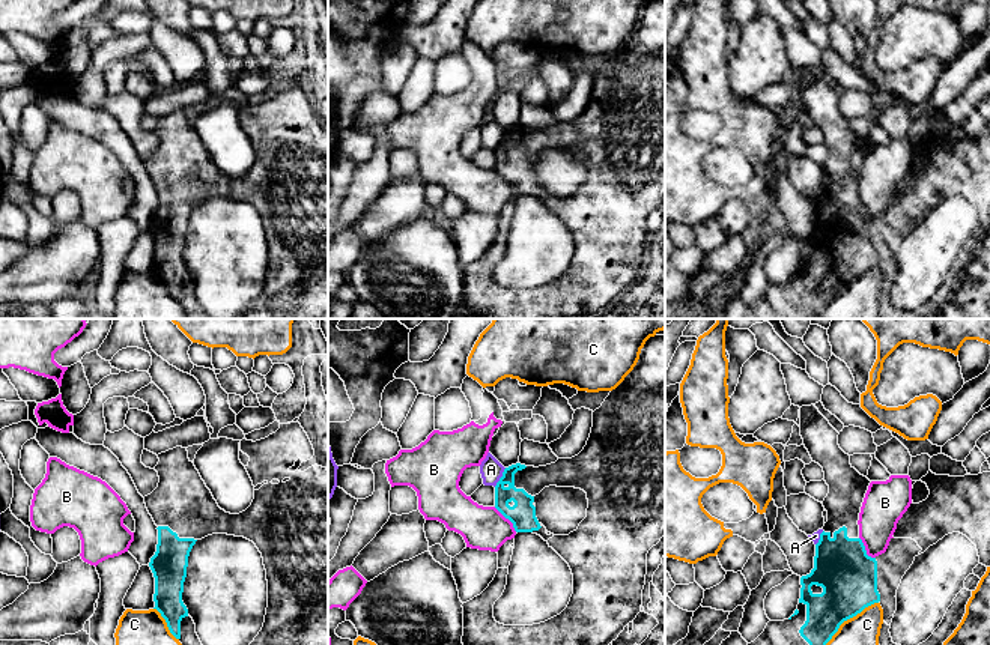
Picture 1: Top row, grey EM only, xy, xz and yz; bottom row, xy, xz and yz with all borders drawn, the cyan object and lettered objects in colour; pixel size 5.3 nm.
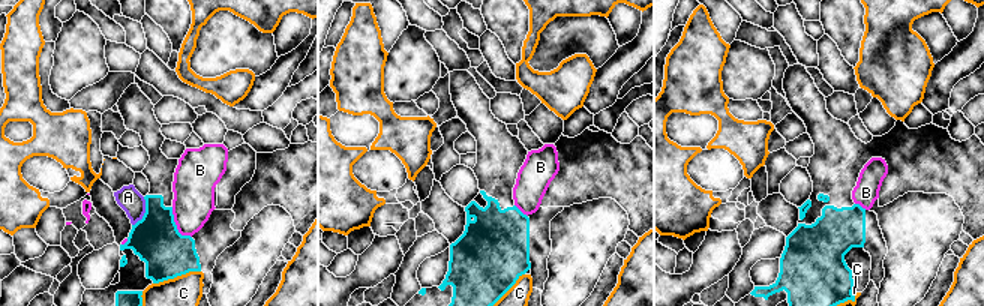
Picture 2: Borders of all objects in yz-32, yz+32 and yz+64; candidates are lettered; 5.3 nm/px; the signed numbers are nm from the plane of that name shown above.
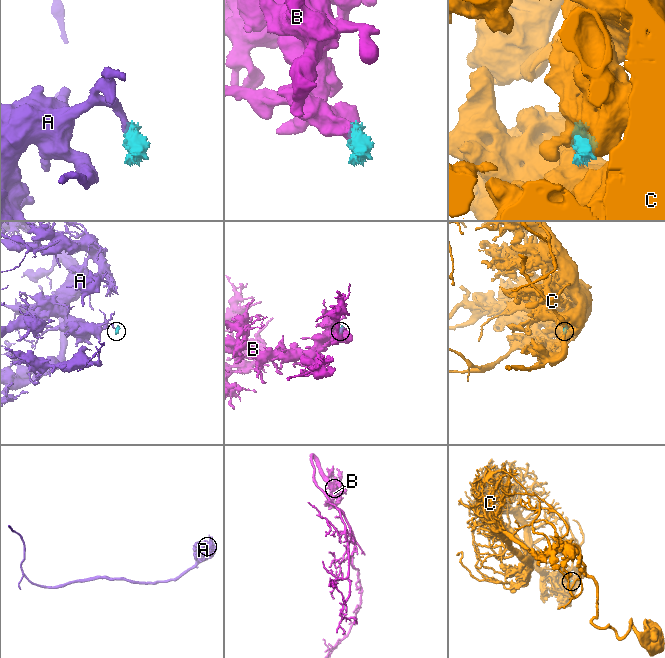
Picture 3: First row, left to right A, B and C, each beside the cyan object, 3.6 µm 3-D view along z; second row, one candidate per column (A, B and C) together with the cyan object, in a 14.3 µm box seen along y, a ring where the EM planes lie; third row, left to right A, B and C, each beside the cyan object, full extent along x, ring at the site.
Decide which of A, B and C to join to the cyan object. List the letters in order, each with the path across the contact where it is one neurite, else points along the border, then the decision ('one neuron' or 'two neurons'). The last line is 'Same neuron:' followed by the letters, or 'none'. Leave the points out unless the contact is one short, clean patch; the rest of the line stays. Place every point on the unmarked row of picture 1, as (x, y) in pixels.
A: along xz (506, 131), (494, 149) | two neurons
B: two neurons
C: two neurons
Same neuron: none

